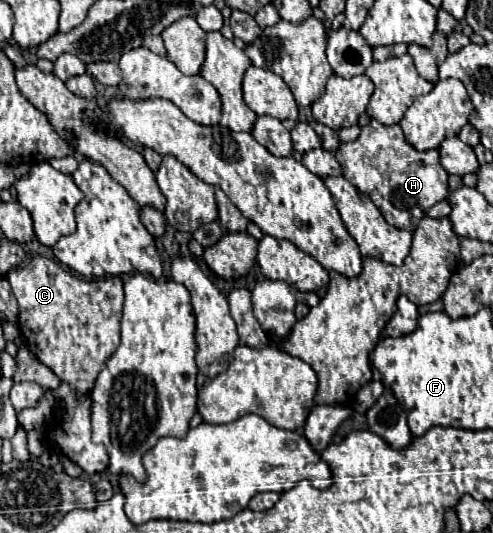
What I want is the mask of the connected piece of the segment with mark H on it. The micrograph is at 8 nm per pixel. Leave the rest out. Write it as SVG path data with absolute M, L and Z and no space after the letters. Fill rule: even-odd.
M370 120L354 142L340 144L334 154L342 168L342 176L348 176L350 184L370 196L386 222L396 228L414 232L424 212L448 194L448 172L440 166L438 150L418 152L406 142L398 124L384 126Z

